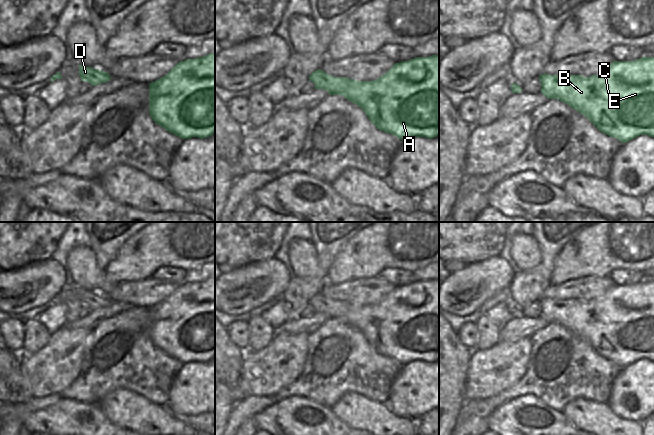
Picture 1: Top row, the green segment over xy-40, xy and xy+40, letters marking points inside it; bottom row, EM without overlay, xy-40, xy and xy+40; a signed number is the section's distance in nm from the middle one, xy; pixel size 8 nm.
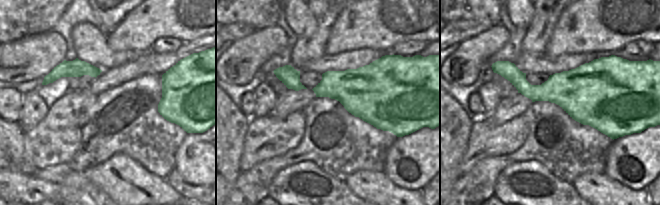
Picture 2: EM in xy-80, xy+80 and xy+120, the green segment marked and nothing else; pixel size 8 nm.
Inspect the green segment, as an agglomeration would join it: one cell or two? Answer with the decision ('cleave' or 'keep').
keep

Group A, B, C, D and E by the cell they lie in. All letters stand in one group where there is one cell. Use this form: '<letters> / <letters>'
A B C D E

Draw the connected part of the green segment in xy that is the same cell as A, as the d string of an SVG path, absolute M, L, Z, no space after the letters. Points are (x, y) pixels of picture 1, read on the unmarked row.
M439 279L395 287L374 305L334 301L320 293L309 305L358 329L377 353L402 365L439 359Z

